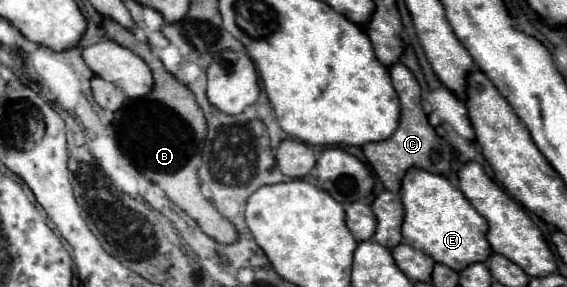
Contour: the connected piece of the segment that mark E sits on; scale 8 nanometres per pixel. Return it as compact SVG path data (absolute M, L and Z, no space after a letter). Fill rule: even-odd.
M412 167L402 179L400 197L404 205L402 241L406 245L424 251L436 263L444 263L454 271L460 271L468 263L484 263L492 255L490 243L486 241L486 219L446 177Z

